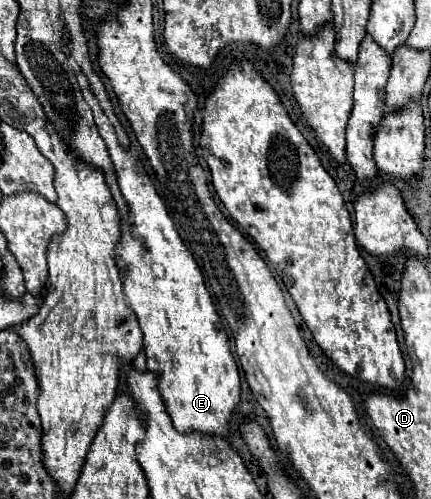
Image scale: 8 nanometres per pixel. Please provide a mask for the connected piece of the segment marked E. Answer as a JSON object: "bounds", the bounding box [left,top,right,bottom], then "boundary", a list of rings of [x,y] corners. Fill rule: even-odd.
{"bounds":[74,69,240,439],"boundary":[[[80,69],[74,71],[80,89],[94,113],[100,137],[106,141],[116,181],[128,207],[128,215],[120,219],[120,241],[114,251],[128,303],[144,331],[148,369],[160,375],[158,387],[176,431],[200,431],[226,439],[230,417],[234,415],[234,407],[240,401],[240,375],[230,353],[224,325],[206,289],[202,271],[192,253],[182,243],[164,201],[144,171],[144,165],[134,153],[120,145],[110,119],[104,115],[88,85],[86,75]],[[154,265],[162,265],[166,273],[154,273]]]}

